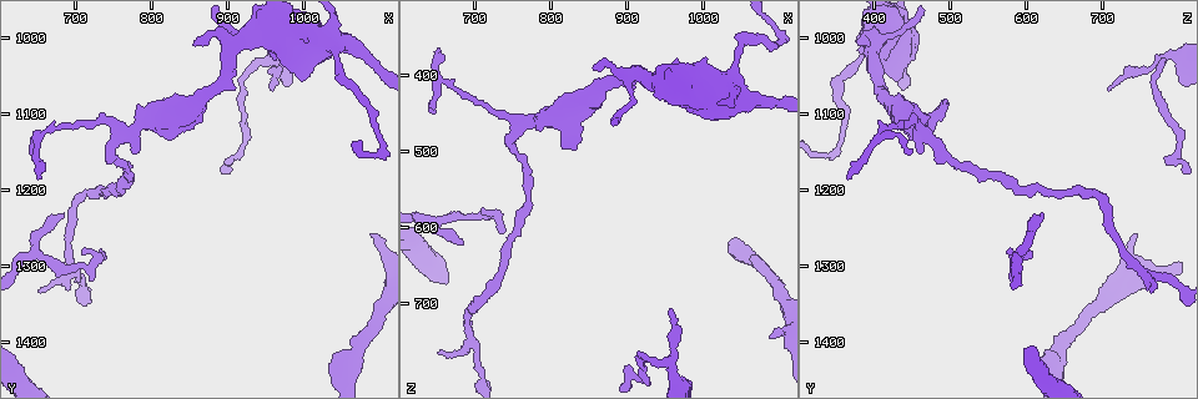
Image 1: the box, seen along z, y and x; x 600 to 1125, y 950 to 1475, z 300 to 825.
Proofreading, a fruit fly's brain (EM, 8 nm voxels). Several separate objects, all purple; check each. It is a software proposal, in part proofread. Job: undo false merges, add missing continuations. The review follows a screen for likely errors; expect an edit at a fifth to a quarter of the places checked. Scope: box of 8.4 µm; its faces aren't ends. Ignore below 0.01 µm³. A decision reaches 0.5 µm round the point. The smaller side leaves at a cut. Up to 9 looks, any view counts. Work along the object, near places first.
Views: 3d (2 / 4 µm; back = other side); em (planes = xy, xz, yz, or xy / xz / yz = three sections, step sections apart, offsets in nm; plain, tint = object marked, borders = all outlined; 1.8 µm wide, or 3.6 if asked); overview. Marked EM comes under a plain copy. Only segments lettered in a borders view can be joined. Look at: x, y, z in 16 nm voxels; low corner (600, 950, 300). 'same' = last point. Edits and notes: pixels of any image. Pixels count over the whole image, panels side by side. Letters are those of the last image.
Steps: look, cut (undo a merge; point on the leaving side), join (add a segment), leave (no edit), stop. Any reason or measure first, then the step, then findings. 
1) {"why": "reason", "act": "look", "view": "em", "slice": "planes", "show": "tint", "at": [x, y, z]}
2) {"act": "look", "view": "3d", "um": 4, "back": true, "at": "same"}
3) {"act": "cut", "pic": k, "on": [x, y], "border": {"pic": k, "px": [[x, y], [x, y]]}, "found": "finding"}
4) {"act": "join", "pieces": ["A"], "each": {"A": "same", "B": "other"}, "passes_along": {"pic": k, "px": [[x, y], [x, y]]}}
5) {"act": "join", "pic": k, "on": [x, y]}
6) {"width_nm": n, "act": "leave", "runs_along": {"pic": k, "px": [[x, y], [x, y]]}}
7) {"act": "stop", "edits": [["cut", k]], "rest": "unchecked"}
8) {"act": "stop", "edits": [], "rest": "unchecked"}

{"why": "a fork", "act": "look", "view": "3d", "um": 2, "at": [910, 1010, 400]}

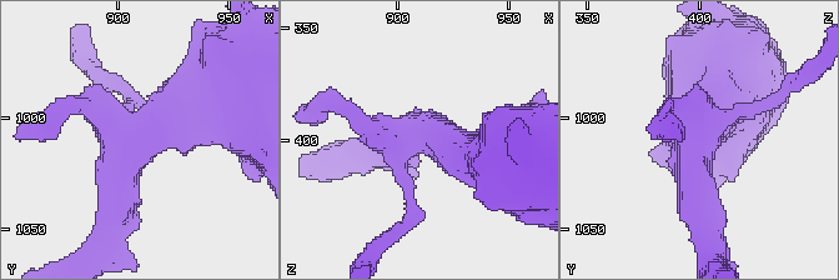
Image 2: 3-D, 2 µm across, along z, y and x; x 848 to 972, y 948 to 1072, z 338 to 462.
{"why": "shape alone is not enough", "act": "look", "view": "em", "slice": "xy", "step": 4, "show": "tint", "at": [911, 1009, 398]}

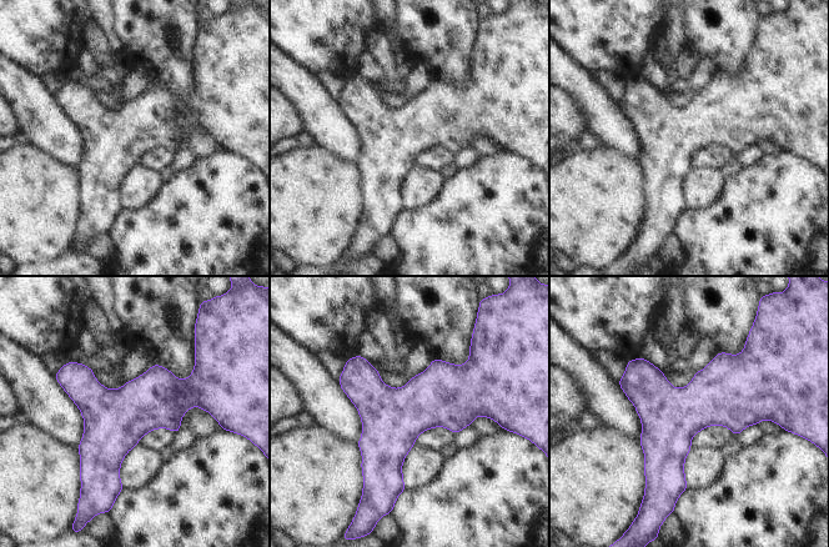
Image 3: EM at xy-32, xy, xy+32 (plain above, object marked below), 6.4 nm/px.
{"why": "cut it another way", "act": "look", "view": "em", "slice": "planes", "show": "borders", "at": "same"}

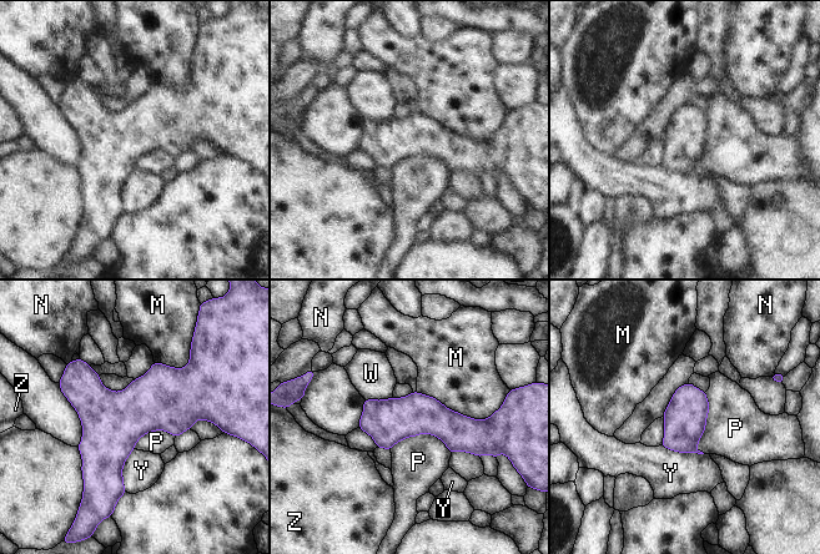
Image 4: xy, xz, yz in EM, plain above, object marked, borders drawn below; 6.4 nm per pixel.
{"longest_contact_nm": ["M", 550], "act": "leave", "each": {"M": "other", "N": "other", "P": "other", "W": "other", "Y": "other", "Z": "other"}, "found": "one cell here"}

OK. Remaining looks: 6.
{"why": "tapers out", "act": "look", "view": "3d", "um": 2, "at": [1090, 1255, 740]}

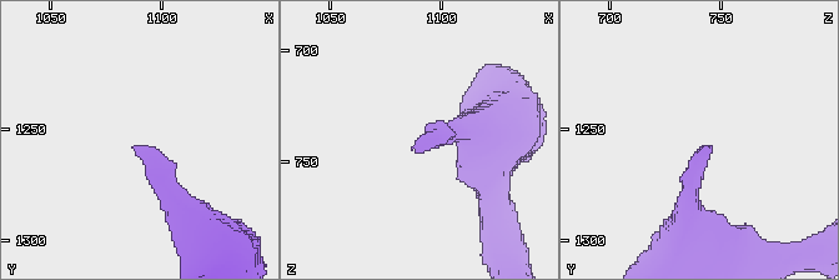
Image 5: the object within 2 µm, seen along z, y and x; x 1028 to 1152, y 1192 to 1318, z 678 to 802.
{"why": "shape alone is not enough", "act": "look", "view": "em", "slice": "xy", "step": 16, "show": "tint", "at": [1087, 1258, 743]}

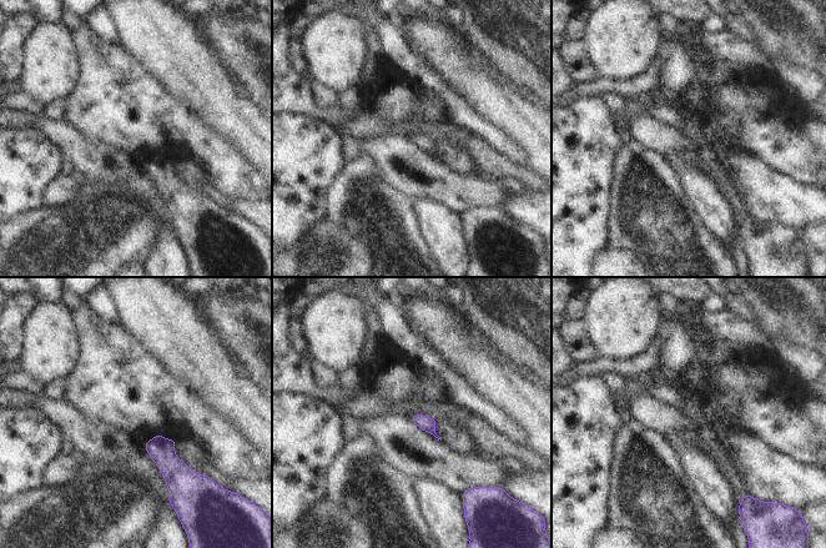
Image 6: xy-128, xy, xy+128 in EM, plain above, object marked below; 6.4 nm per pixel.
{"act": "look", "view": "em", "slice": "planes", "show": "borders", "at": "same"}

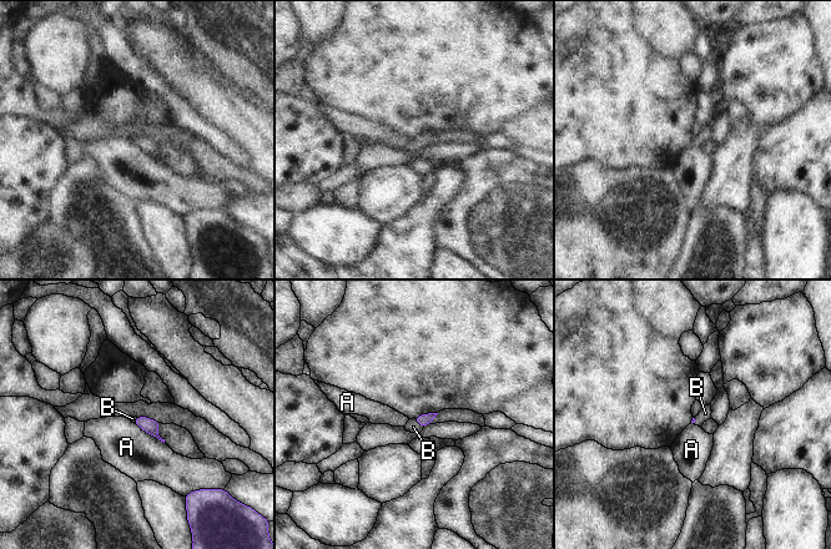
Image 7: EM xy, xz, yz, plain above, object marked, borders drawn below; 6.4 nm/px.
{"act": "join", "pic": 7, "on": [413, 427], "each": {"A": "other", "B": "same"}, "passes_along": {"pic": 7, "px": [[424, 419], [418, 423], [413, 427]]}, "found": "the cell continues"}

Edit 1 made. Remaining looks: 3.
{"why": "branch point", "act": "look", "view": "em", "slice": "xz", "step": 4, "show": "tint", "at": [660, 1130, 405]}

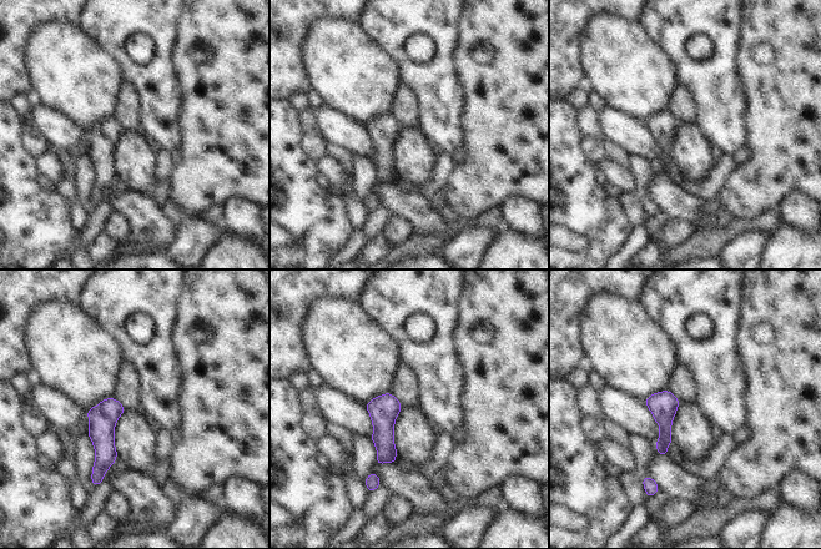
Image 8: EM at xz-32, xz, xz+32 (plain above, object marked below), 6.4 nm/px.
{"act": "look", "view": "em", "slice": "planes", "show": "borders", "at": "same"}

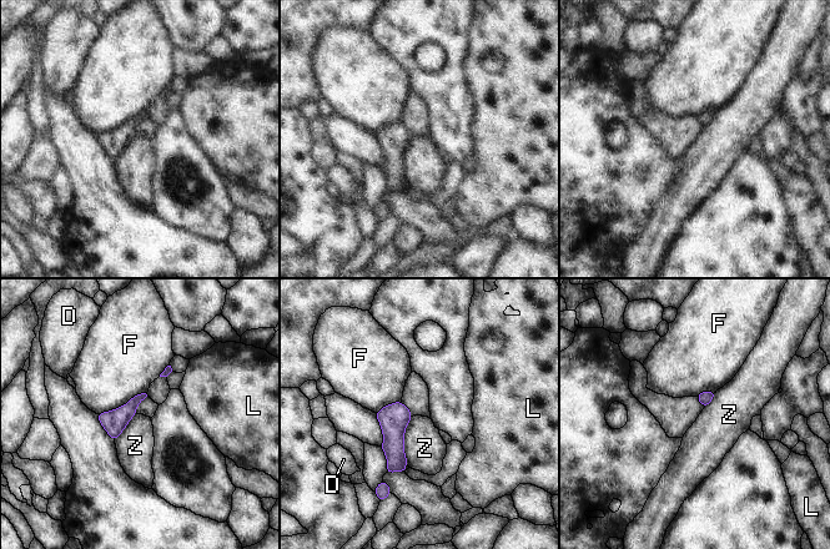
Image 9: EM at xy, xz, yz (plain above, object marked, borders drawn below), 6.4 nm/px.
{"width_nm": 80, "act": "leave", "each": {"D": "other", "F": "other", "L": "other", "Z": "other"}, "border": {"pic": 9, "px": [[413, 416], [405, 431], [406, 464]]}, "found": "all the same cell"}

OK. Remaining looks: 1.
{"why": "calibre changes", "act": "look", "view": "em", "um": 3.6, "slice": "planes", "show": "borders", "at": [1030, 1000, 425]}

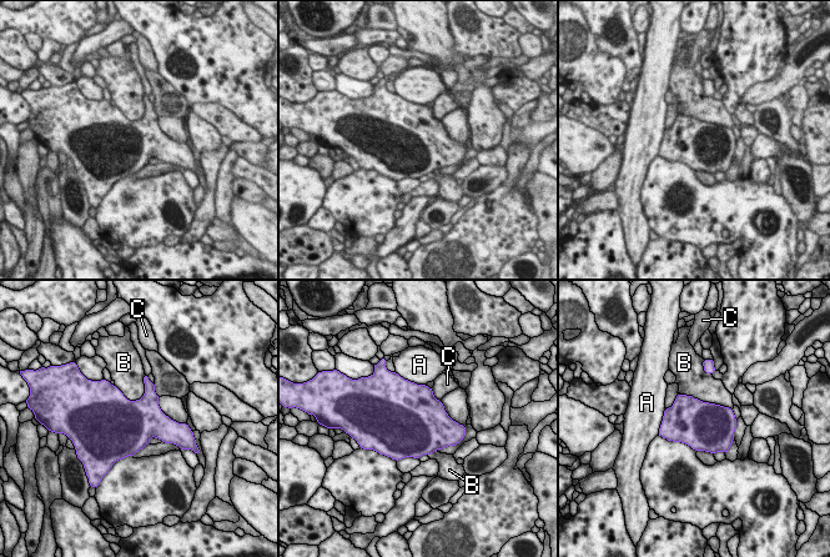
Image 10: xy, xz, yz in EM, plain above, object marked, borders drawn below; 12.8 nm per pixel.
{"act": "leave", "each": {"A": "other", "B": "other", "C": "other"}, "border": {"pic": 10, "px": [[679, 392], [732, 410]]}, "found": "continuous, no second cell"}

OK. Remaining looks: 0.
{"act": "stop", "edits": [["join", 7]], "rest": "unchecked"}

